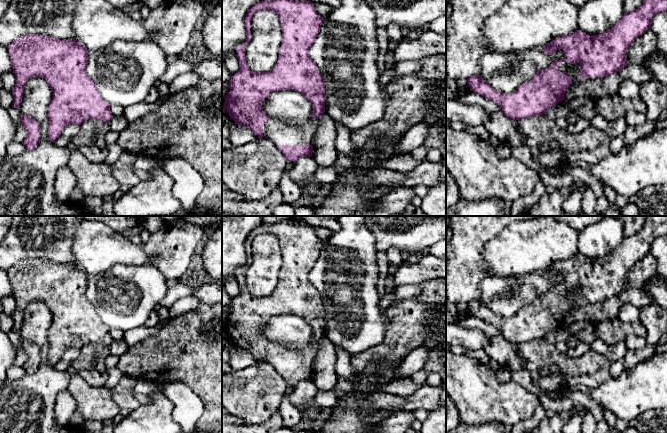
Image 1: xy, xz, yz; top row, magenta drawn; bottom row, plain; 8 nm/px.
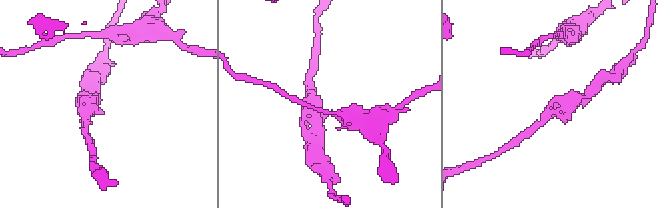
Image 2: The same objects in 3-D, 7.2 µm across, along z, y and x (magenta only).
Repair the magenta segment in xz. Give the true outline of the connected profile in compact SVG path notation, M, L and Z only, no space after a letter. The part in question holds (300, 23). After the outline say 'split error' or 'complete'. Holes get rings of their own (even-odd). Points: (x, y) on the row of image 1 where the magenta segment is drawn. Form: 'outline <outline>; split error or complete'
outline M262 0L253 5L245 17L247 32L245 44L238 45L236 49L240 69L236 74L231 75L230 91L223 105L235 124L252 130L259 138L271 140L287 160L294 163L301 157L312 156L317 119L325 112L325 82L318 66L309 57L309 49L321 30L322 22L323 18L316 12L314 3L307 0ZM263 9L270 9L277 13L283 41L276 65L268 72L253 72L246 63L245 45L251 40L252 17L257 11ZM289 89L301 92L312 103L313 117L303 126L278 122L262 111L262 103L271 92Z; split error

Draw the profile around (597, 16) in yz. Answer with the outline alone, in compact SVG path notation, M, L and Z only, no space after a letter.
M592 0L579 9L577 30L596 36L612 28L623 15L623 0Z

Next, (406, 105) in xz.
M410 74L397 76L386 85L389 99L383 117L367 127L351 131L354 149L349 154L338 154L334 164L338 175L356 168L355 155L370 139L378 139L383 156L387 156L391 152L392 141L401 139L412 126L422 122L428 84L427 78Z

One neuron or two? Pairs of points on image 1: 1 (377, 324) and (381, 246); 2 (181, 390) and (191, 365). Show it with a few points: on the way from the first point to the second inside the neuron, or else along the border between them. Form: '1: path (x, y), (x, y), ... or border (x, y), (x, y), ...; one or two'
1: border (368, 229), (374, 238), (377, 251); two
2: border (161, 385), (167, 382), (182, 382), (200, 400); two

